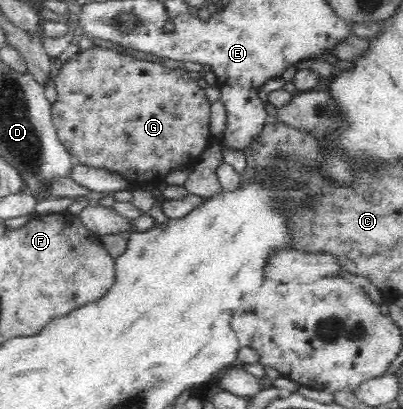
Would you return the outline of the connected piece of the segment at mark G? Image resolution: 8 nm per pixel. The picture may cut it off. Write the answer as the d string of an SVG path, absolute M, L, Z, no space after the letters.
M93 46L87 50L80 50L75 56L69 58L58 70L54 78L54 84L56 85L55 89L58 93L58 98L51 104L52 122L54 123L59 141L64 144L70 156L74 157L76 164L118 173L130 185L134 181L144 180L145 183L153 186L159 180L164 179L168 173L171 173L171 169L179 167L179 165L188 168L196 165L197 161L200 160L203 150L212 148L210 145L212 135L209 131L209 116L212 103L205 96L205 90L197 84L197 81L190 78L184 69L166 68L163 64L137 59L129 53L113 51L113 49L101 46Z

